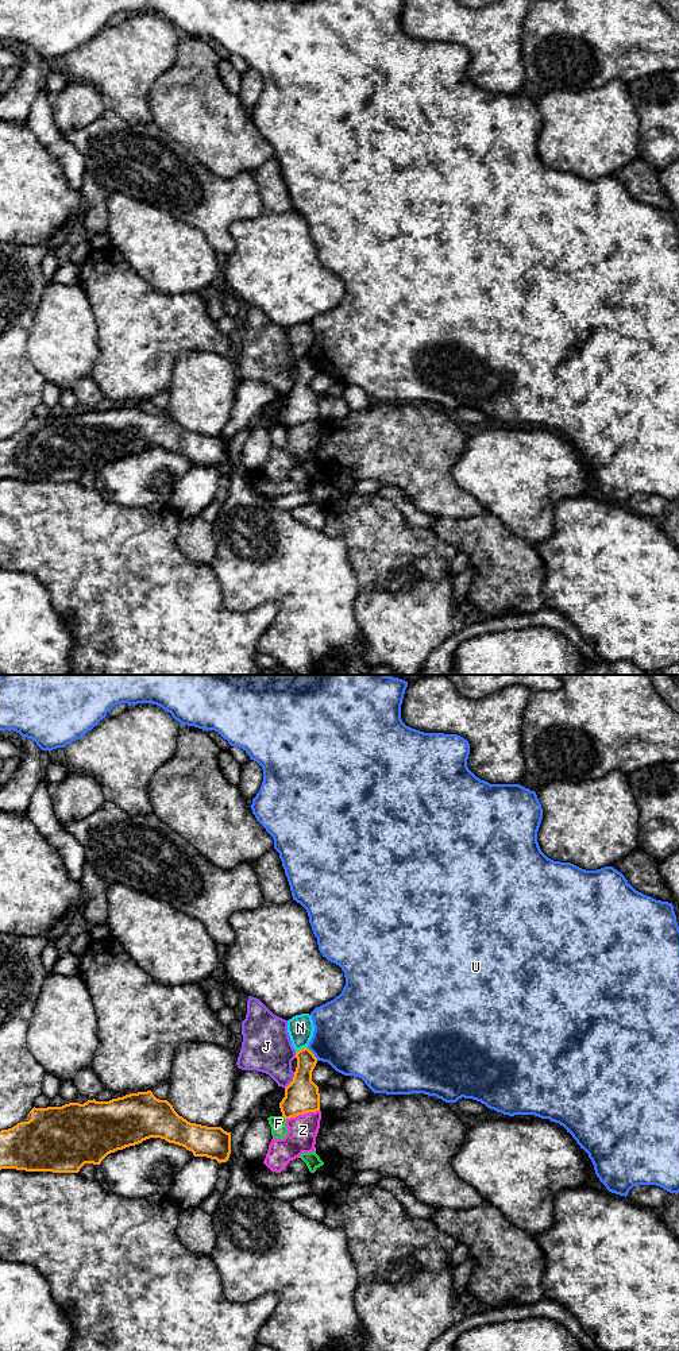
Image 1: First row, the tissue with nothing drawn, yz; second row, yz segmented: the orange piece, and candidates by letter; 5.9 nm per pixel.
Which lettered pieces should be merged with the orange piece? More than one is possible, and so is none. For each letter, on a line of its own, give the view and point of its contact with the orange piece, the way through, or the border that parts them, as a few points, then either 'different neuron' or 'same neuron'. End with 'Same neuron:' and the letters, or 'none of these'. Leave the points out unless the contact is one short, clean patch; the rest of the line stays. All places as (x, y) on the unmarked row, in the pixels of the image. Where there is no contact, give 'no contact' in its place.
F: yz (284, 425) | different neuron
J: yz (293, 389) | along yz (294, 381), (293, 389), (285, 397) | different neuron
N: yz (301, 358) | along yz (307, 355), (296, 361) | different neuron
U: yz (313, 363) | different neuron
Z: yz (303, 423) | different neuron
Same neuron: none of these

